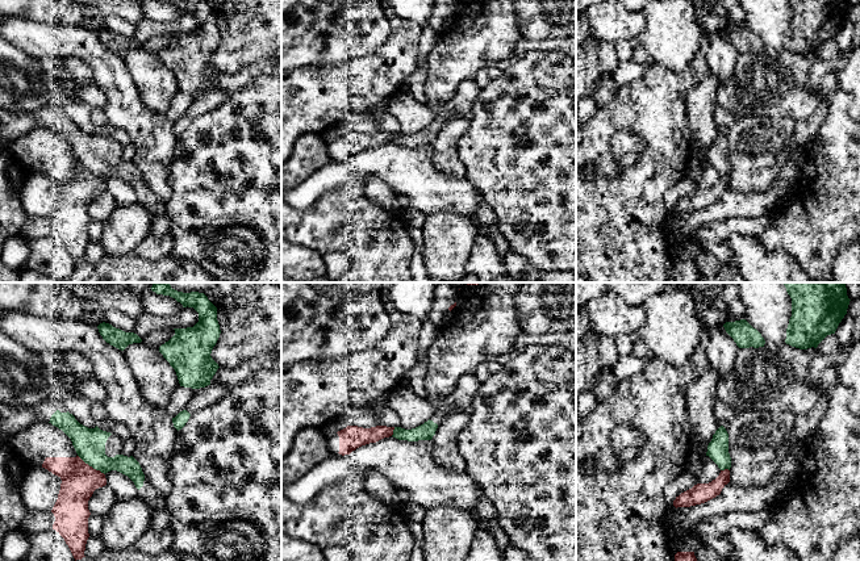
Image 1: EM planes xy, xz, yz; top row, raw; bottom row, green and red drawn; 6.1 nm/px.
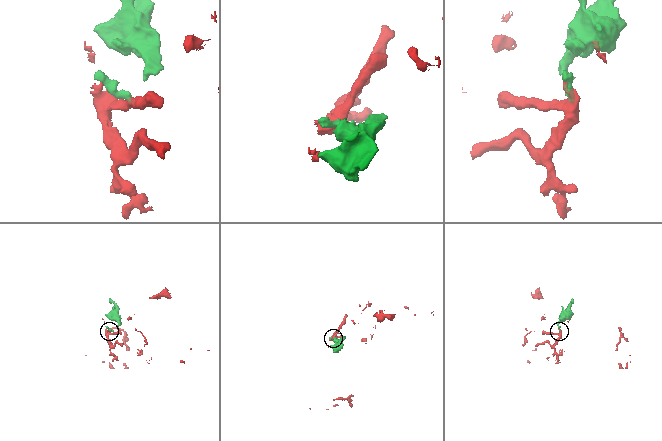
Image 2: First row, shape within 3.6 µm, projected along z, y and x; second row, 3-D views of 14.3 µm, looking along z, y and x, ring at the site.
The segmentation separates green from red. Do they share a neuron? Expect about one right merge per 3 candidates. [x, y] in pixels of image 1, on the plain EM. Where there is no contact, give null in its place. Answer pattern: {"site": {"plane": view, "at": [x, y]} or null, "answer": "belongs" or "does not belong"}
{"site": {"plane": "xy", "at": [91, 171]}, "answer": "does not belong"}

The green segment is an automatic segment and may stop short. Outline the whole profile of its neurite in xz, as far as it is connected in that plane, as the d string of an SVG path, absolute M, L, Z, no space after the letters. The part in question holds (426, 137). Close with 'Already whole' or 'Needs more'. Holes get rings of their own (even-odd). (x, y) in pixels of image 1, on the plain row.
M472 79L462 81L455 95L444 104L444 112L435 117L427 127L412 135L394 133L392 142L408 147L431 146L446 121L454 118L471 120L479 93L480 88Z. Needs more

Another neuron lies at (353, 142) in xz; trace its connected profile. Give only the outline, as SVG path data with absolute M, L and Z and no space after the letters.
M347 131L337 139L327 142L327 151L333 159L342 162L350 160L356 154L376 148L384 143L393 141L394 133L376 131L371 134L363 134L358 131Z

